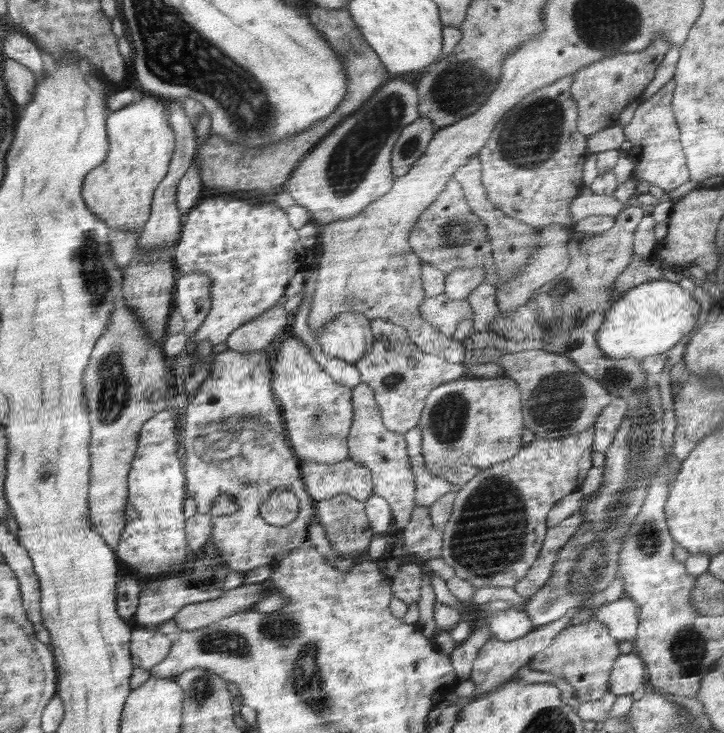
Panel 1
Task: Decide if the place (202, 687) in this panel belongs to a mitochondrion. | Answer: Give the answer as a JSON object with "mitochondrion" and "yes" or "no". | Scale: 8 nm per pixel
{"mitochondrion":"yes"}

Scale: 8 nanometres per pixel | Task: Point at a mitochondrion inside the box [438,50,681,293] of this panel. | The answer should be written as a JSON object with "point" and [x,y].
{"point":[531,135]}

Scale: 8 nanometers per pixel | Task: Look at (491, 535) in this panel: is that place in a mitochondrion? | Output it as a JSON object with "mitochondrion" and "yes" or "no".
{"mitochondrion":"yes"}

